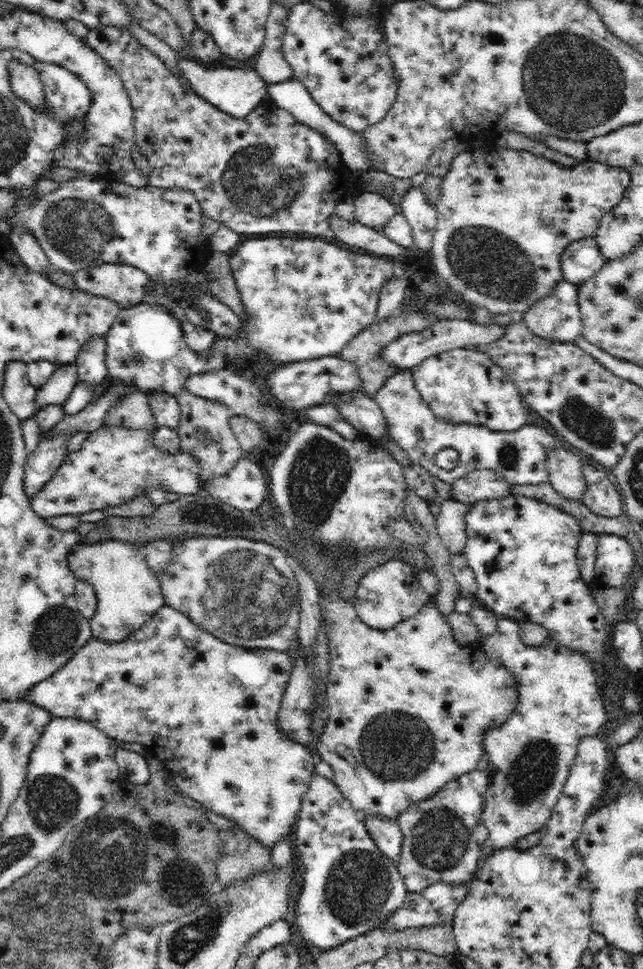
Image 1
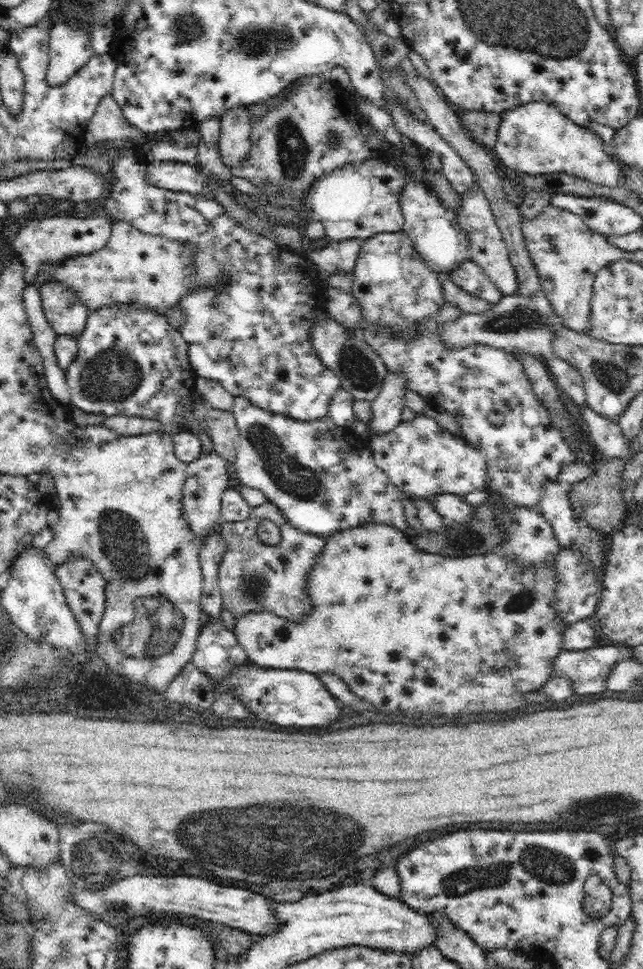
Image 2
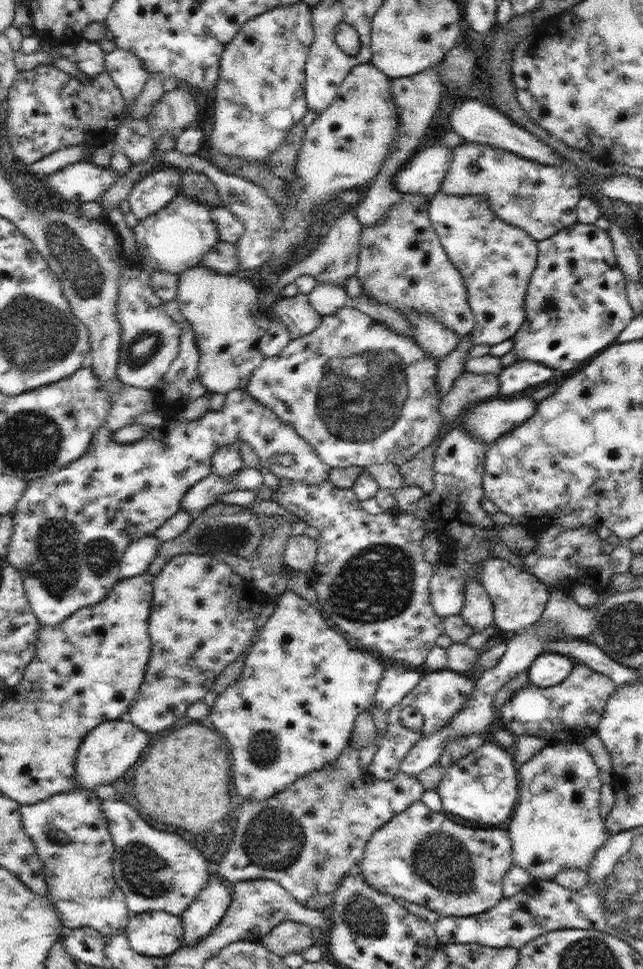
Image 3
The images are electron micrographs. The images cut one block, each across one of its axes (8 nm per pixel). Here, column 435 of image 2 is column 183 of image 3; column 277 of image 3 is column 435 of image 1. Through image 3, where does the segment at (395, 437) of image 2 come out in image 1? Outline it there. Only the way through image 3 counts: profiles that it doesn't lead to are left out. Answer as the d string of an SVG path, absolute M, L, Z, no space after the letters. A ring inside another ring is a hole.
M400 369L394 376L387 378L374 399L386 417L388 434L392 440L405 450L413 464L425 468L442 482L452 484L474 469L492 469L504 476L512 486L540 484L549 478L545 469L545 456L558 442L554 442L554 436L546 424L544 428L538 428L536 424L526 424L518 430L506 432L493 431L475 424L454 424L440 419L431 412L430 406L420 395L410 369ZM443 448L454 448L458 451L457 466L451 471L438 467L434 462L434 456Z

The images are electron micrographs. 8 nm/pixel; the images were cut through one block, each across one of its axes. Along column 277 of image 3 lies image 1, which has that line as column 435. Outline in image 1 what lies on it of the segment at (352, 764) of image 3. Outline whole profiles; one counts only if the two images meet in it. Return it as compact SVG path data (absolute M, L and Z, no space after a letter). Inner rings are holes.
M484 757L478 768L458 776L428 800L416 802L400 814L397 823L403 834L403 842L397 867L408 892L422 892L436 881L458 886L474 880L481 852L480 844L472 834L482 819L483 800L488 792L486 786L490 784L490 776L492 773Z

